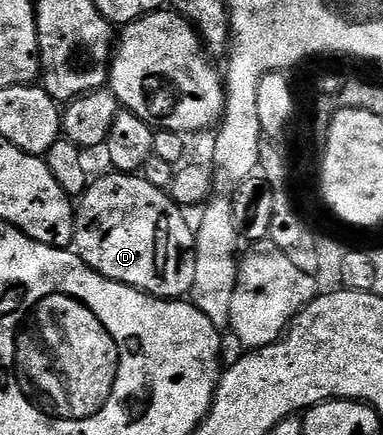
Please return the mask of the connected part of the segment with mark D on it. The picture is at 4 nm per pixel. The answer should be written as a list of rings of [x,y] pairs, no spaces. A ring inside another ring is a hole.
[[[108,173],[102,179],[94,178],[84,195],[80,196],[75,207],[73,217],[73,242],[75,253],[93,271],[97,271],[103,277],[111,281],[119,281],[128,287],[134,287],[153,295],[157,299],[180,299],[184,300],[190,294],[193,282],[195,281],[195,259],[196,259],[196,234],[194,228],[185,220],[186,212],[178,204],[169,198],[162,188],[151,185],[145,178],[137,173]]]

